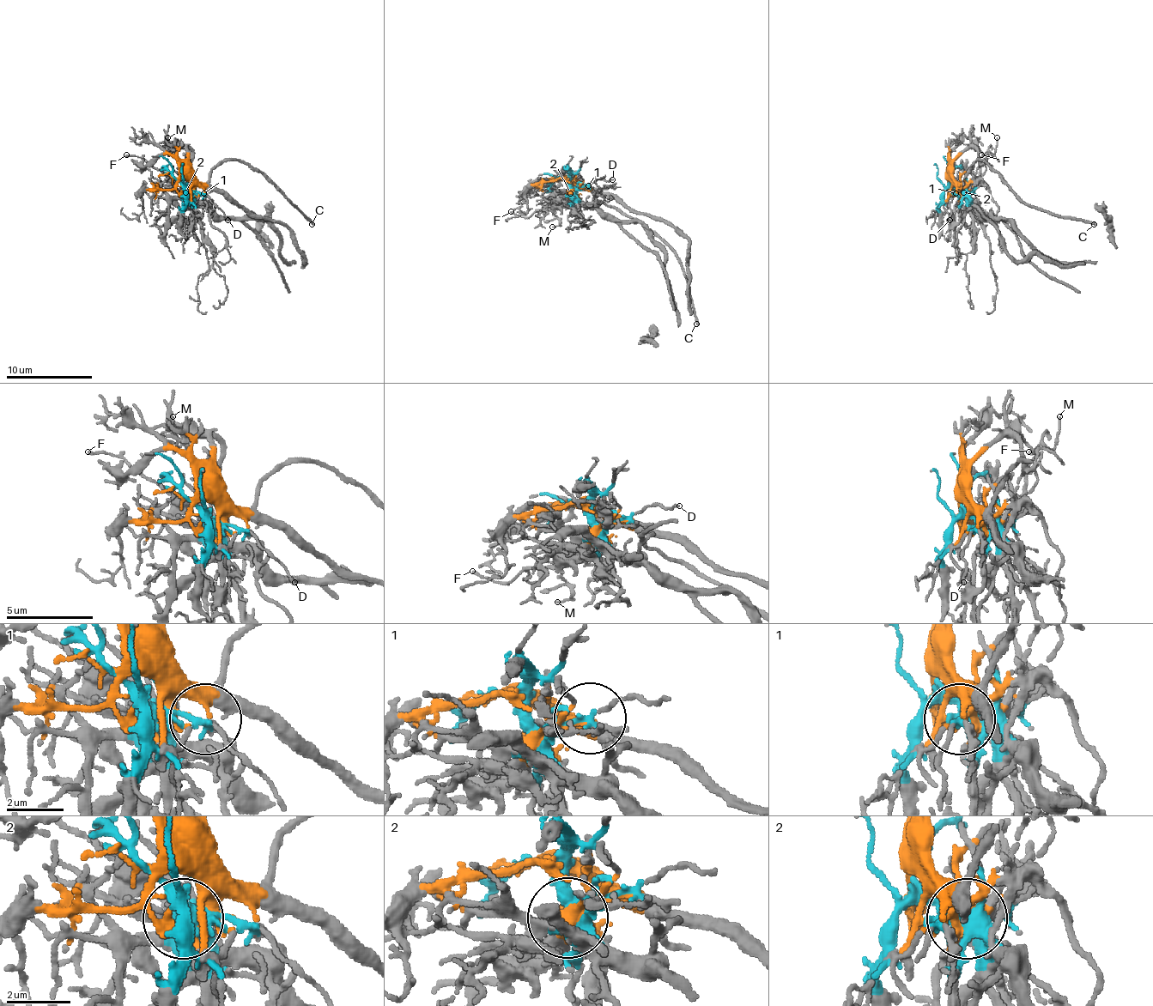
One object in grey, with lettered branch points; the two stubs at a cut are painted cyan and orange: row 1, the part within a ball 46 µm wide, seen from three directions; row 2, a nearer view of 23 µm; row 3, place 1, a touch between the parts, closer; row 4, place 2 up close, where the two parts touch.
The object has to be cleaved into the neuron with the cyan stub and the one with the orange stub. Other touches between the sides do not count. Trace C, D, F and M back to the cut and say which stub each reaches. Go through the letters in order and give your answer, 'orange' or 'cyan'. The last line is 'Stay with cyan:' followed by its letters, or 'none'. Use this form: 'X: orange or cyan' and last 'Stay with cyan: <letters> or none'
C: orange
D: cyan
F: orange
M: orange
Stay with cyan: D

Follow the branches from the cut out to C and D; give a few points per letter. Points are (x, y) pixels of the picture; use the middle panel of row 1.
C: (561, 178), (574, 178), (613, 208), (643, 223), (677, 255), (690, 289), (697, 324)
D: (561, 178), (573, 186), (587, 186), (598, 180), (613, 180)

